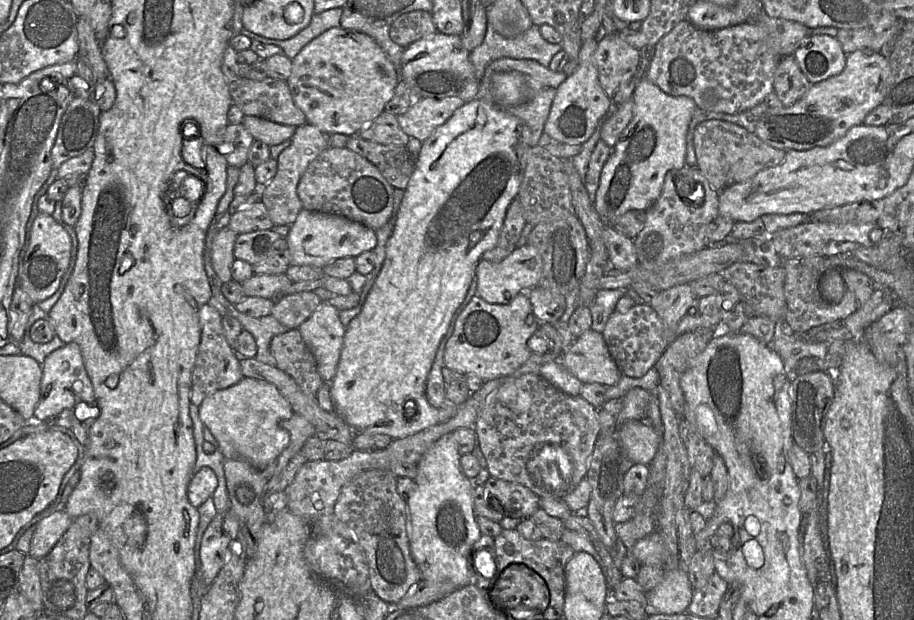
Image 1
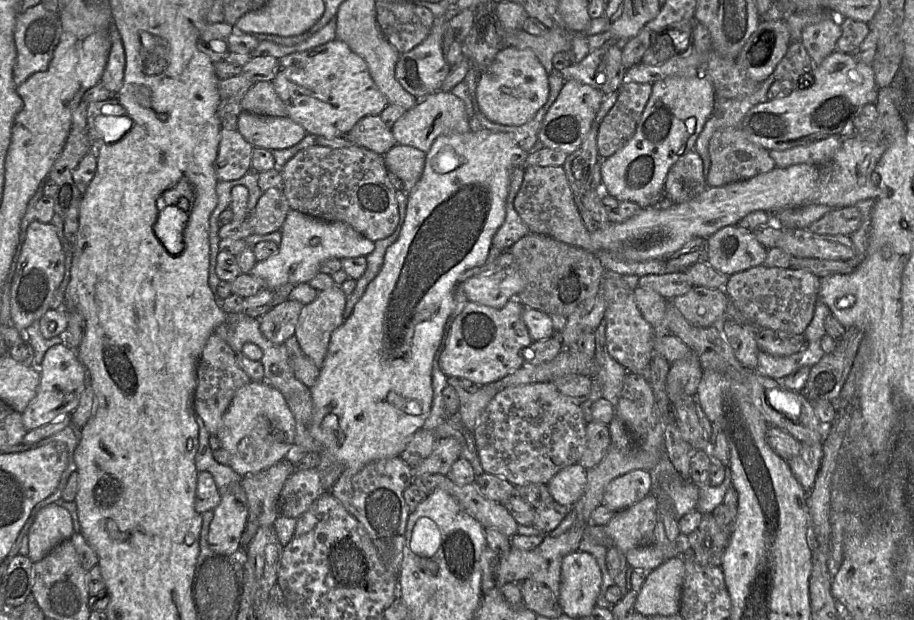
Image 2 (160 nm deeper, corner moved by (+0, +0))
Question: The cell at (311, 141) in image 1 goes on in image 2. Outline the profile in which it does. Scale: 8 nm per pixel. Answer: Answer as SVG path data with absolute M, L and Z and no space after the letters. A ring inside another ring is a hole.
M270 188L263 192L249 215L252 233L265 235L280 230L290 210L283 188Z

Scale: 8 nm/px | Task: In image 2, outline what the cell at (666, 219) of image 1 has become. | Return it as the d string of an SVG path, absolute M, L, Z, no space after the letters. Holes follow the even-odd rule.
M693 149L683 155L668 171L663 197L673 204L687 202L708 188L703 162Z

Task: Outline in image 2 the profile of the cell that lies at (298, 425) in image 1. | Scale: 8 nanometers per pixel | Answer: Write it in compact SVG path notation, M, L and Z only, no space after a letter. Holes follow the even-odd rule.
M283 459L272 467L243 477L241 485L248 501L247 522L258 527L273 526L278 511L278 499L287 478L294 472L294 464Z

